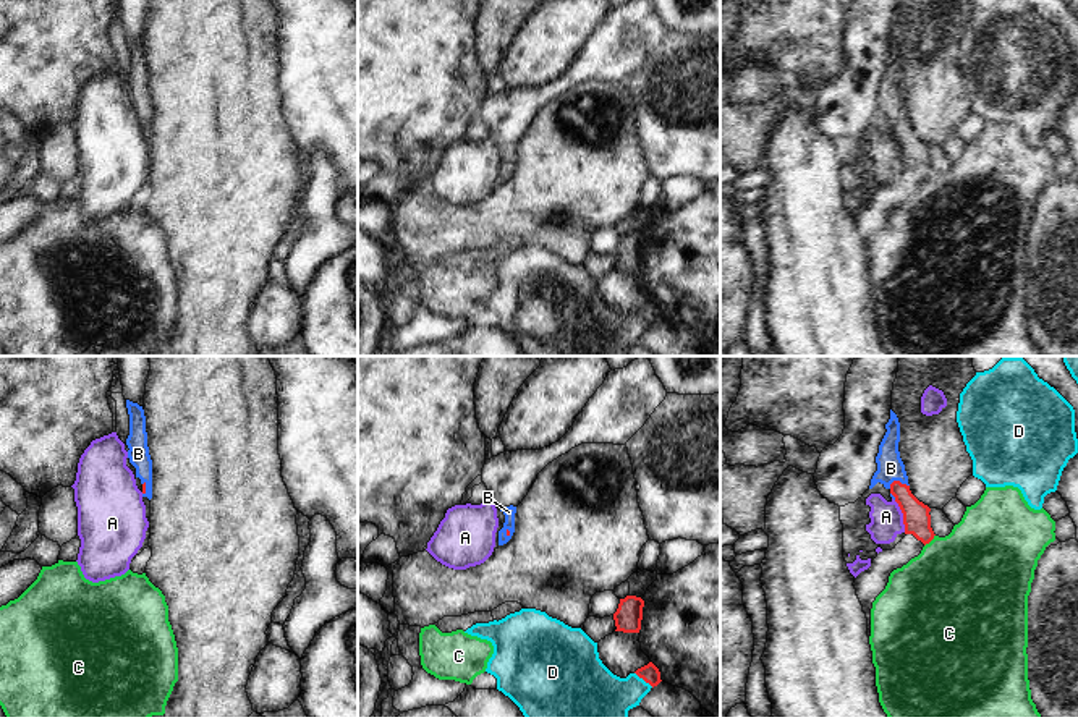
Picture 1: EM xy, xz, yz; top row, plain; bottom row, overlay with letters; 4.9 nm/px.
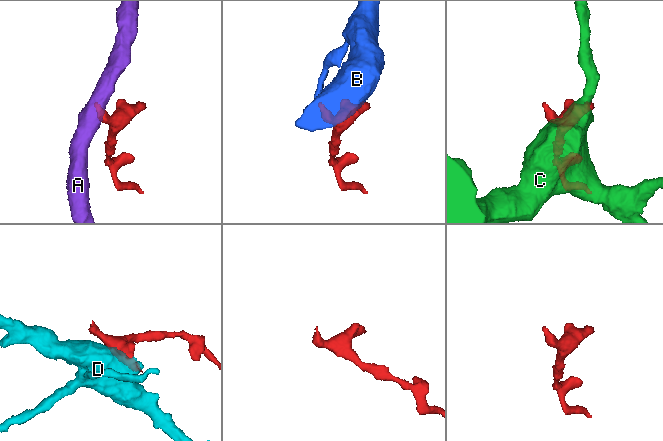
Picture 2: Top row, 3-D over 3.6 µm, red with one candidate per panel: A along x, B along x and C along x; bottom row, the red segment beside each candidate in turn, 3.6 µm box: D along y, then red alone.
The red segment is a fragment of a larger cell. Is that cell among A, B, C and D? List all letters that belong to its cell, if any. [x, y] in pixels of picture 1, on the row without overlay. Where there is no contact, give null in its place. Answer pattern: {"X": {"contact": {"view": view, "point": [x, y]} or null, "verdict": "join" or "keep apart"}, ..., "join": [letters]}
{"A": {"contact": {"view": "yz", "point": [903, 154]}, "verdict": "keep apart"}, "B": {"contact": {"view": "yz", "point": [899, 118]}, "verdict": "join"}, "C": {"contact": {"view": "yz", "point": [929, 178]}, "verdict": "keep apart"}, "D": {"contact": {"view": "xz", "point": [645, 318]}, "verdict": "keep apart"}, "join": ["B"]}

